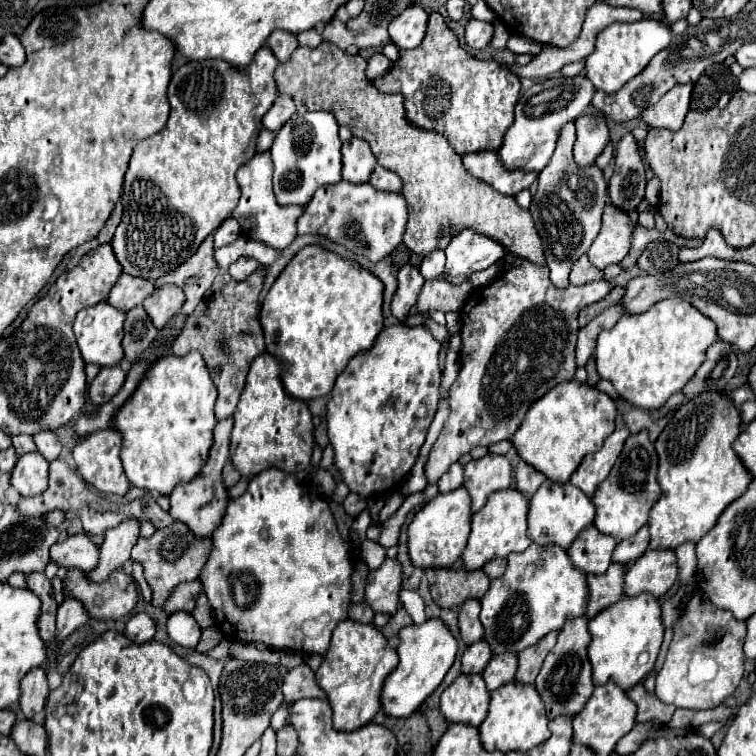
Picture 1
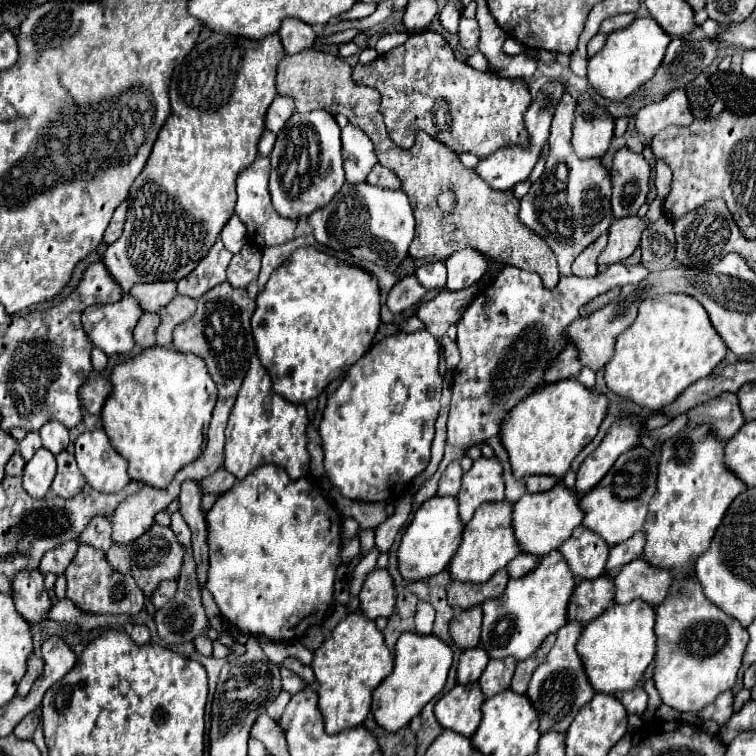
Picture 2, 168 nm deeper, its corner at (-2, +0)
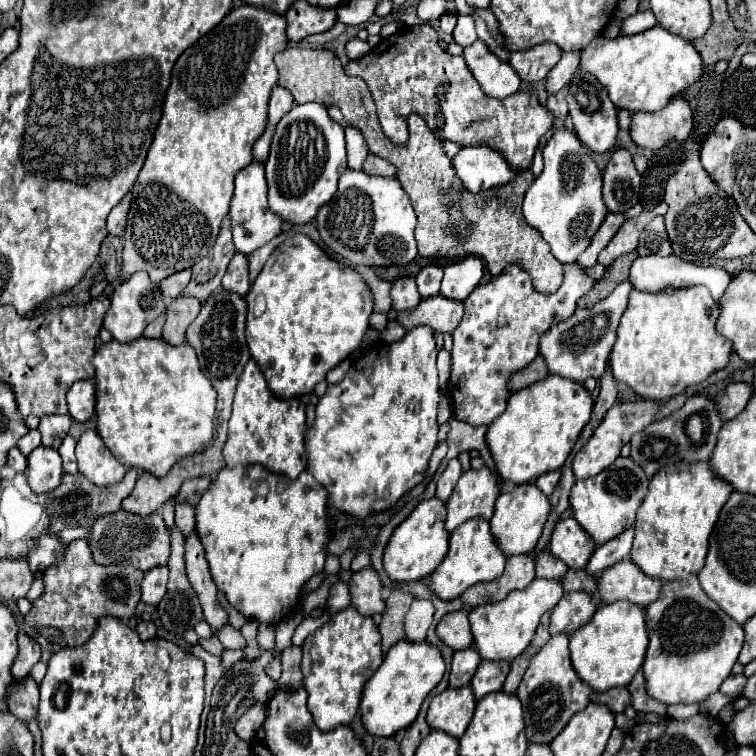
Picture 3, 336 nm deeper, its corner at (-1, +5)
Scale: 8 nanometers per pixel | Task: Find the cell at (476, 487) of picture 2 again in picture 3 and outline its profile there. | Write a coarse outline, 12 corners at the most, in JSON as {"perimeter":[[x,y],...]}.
{"perimeter":[[489,468],[465,472],[445,502],[445,530],[491,520],[499,484]]}

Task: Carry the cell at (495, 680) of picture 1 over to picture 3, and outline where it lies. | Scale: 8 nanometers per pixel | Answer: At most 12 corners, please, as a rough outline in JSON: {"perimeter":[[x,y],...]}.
{"perimeter":[[483,660],[471,680],[481,700],[503,688],[509,662]]}

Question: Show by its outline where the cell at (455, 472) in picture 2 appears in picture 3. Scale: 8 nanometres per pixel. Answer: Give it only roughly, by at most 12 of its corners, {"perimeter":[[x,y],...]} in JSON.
{"perimeter":[[449,460],[445,472],[437,480],[435,496],[445,502],[451,496],[461,464]]}

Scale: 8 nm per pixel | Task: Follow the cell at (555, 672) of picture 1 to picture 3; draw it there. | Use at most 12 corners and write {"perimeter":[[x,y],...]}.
{"perimeter":[[555,634],[519,684],[527,742],[549,744],[589,704]]}

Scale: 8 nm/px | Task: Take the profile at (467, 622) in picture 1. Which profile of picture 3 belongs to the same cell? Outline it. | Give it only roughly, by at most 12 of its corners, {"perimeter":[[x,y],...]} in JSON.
{"perimeter":[[467,610],[445,614],[437,636],[455,652],[473,646]]}

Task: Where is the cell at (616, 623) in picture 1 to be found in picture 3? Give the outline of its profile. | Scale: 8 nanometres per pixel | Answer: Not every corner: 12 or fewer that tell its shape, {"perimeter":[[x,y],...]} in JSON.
{"perimeter":[[599,606],[569,636],[591,690],[629,686],[649,638],[643,608]]}

